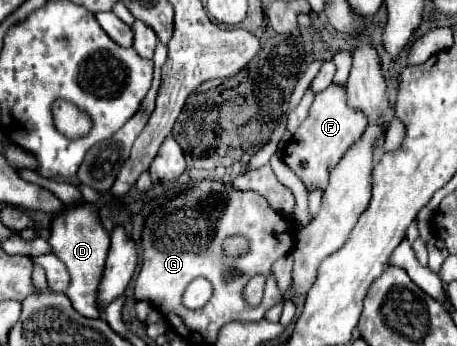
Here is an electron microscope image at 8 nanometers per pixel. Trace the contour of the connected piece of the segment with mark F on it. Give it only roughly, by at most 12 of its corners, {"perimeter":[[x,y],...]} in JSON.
{"perimeter":[[346,87],[316,95],[284,149],[308,187],[326,183],[362,137]]}

